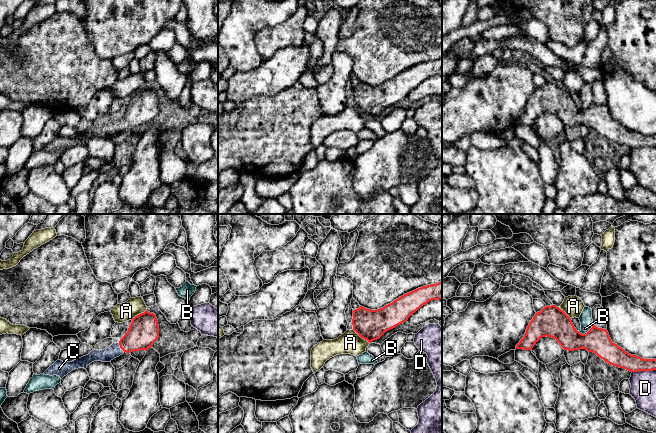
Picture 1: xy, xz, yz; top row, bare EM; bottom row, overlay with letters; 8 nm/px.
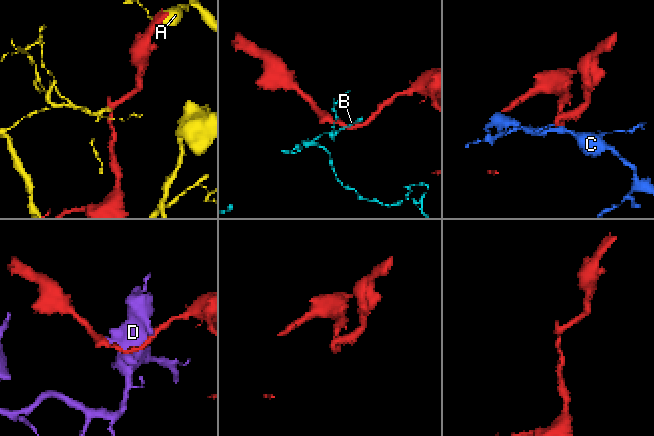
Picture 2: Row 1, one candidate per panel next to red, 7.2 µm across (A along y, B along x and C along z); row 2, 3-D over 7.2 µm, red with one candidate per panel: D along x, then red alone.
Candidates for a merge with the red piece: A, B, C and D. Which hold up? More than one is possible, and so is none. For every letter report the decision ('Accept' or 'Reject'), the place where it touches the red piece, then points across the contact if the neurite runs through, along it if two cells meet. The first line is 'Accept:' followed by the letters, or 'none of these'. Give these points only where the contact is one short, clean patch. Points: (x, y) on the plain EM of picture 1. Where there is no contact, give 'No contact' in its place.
Accept: C
A: Reject. Touches red at xz (361, 113). Boundary: xz (353, 105), (369, 119)
B: Reject. Touches red at yz (587, 108). Boundary: yz (593, 101), (586, 108), (579, 108)
C: Accept. Touches red at xy (120, 123). Path across: xy (143, 107), (134, 116), (120, 123), (106, 131)
D: Reject. Touches red at yz (643, 146)

